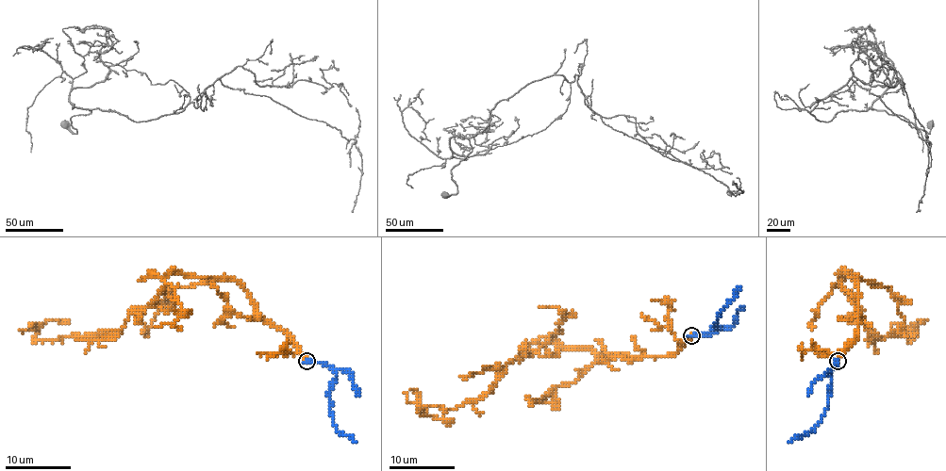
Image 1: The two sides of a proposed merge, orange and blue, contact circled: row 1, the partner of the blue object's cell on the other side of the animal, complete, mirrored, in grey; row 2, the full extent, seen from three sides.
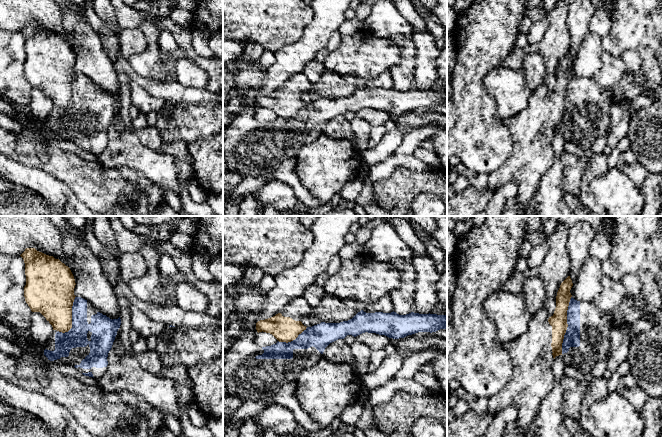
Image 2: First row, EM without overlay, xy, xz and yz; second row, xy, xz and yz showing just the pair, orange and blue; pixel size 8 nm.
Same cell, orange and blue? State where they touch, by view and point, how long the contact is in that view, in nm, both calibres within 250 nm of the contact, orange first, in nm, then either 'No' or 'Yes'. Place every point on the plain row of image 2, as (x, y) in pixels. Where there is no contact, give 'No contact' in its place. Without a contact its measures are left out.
Touches orange at yz (567, 101). Shared border 480 nm. Thickness 140 nm (orange) against 130 nm. No

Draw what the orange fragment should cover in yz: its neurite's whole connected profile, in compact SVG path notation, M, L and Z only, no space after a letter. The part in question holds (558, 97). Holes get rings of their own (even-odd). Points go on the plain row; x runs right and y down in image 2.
M570 52L560 61L556 72L556 84L550 93L544 81L531 94L528 105L519 114L504 120L513 141L513 150L502 166L488 175L488 188L494 193L508 182L518 186L515 199L517 212L531 207L541 177L554 162L553 137L562 131L562 119L566 109L567 86L572 73L570 66L573 62Z

